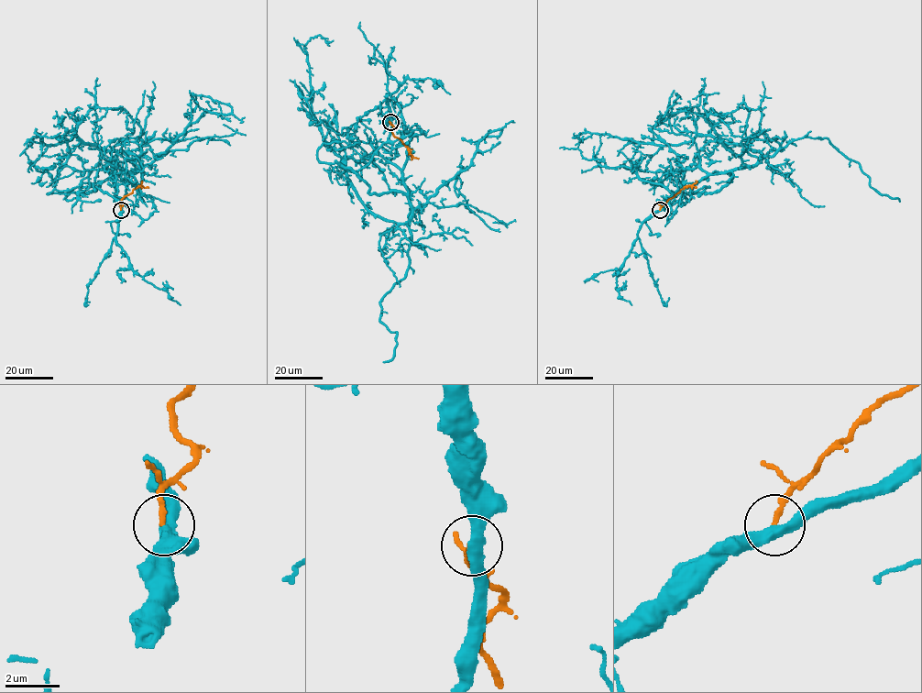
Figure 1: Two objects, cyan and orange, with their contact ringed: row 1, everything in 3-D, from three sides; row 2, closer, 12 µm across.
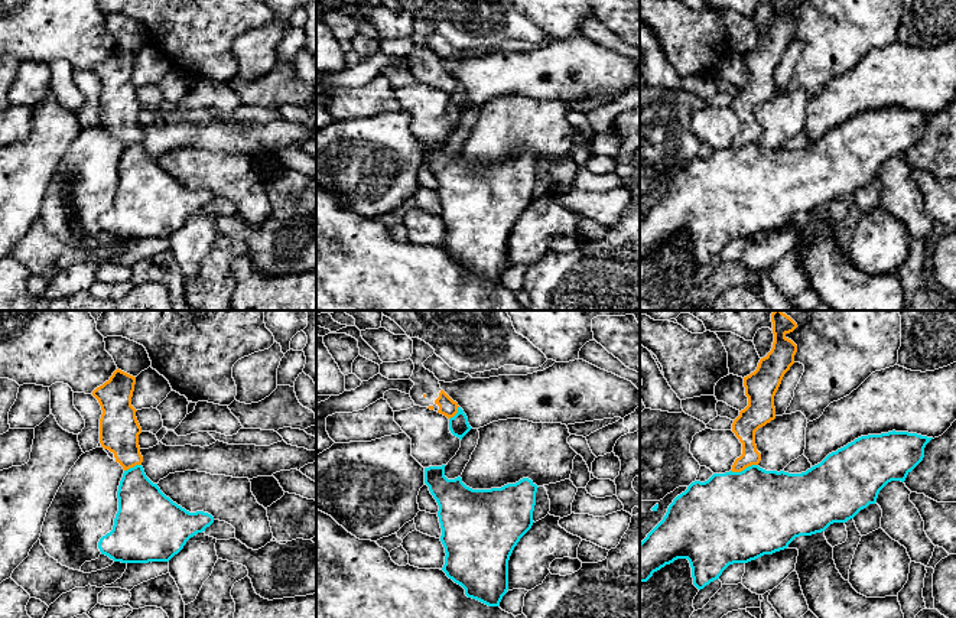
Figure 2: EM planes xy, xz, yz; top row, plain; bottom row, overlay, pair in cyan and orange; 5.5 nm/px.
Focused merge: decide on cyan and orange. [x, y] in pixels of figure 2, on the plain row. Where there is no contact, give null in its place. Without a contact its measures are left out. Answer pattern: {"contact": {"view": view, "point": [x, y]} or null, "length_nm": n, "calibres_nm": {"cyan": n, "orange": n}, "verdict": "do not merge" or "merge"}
{"contact": {"view": "yz", "point": [745, 145]}, "length_nm": 160, "calibres_nm": {"cyan": 480, "orange": 140}, "verdict": "do not merge"}

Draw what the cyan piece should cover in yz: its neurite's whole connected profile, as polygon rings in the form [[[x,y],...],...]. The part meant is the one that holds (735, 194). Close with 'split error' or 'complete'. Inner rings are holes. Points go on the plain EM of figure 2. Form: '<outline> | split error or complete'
[[[895,107],[868,111],[829,130],[820,140],[801,150],[765,147],[751,142],[741,149],[713,150],[705,159],[695,157],[673,176],[663,196],[640,219],[640,258],[647,258],[654,248],[677,235],[687,235],[693,261],[700,267],[719,256],[729,241],[748,240],[764,231],[773,231],[787,225],[796,214],[822,209],[833,199],[846,199],[869,180],[875,180],[879,167],[888,159],[904,159],[923,137],[924,124],[931,116]]] | complete

